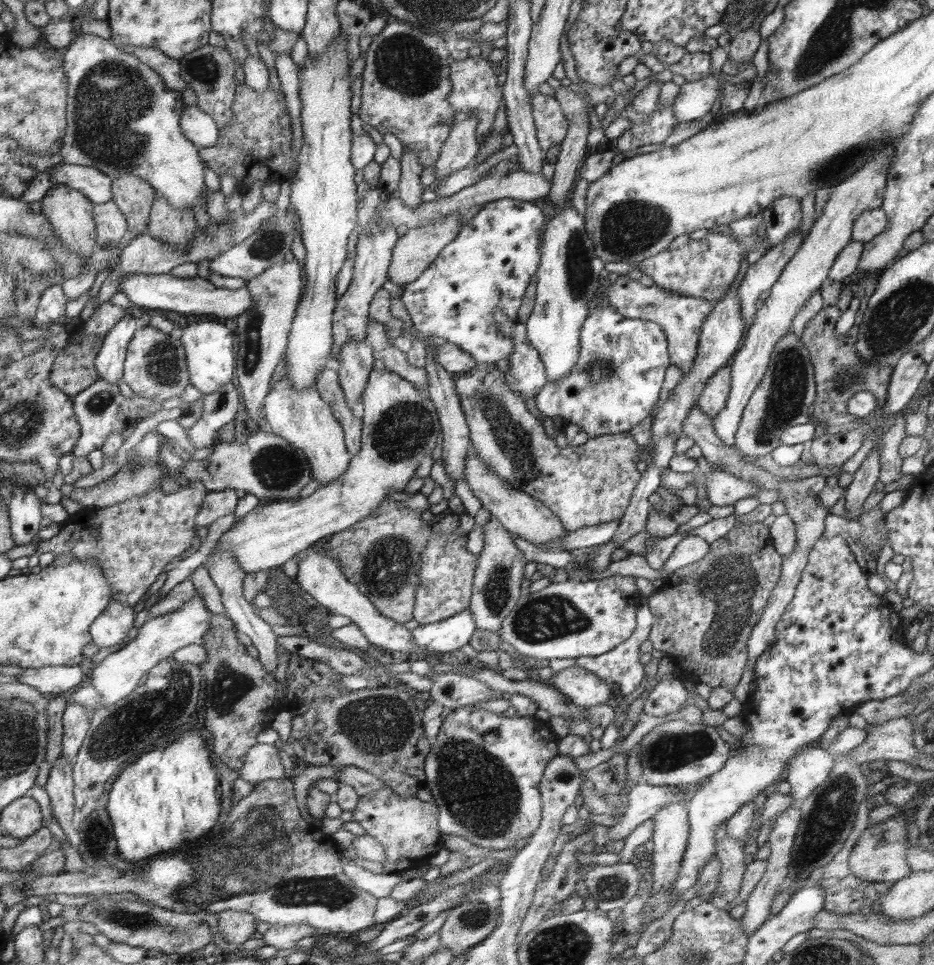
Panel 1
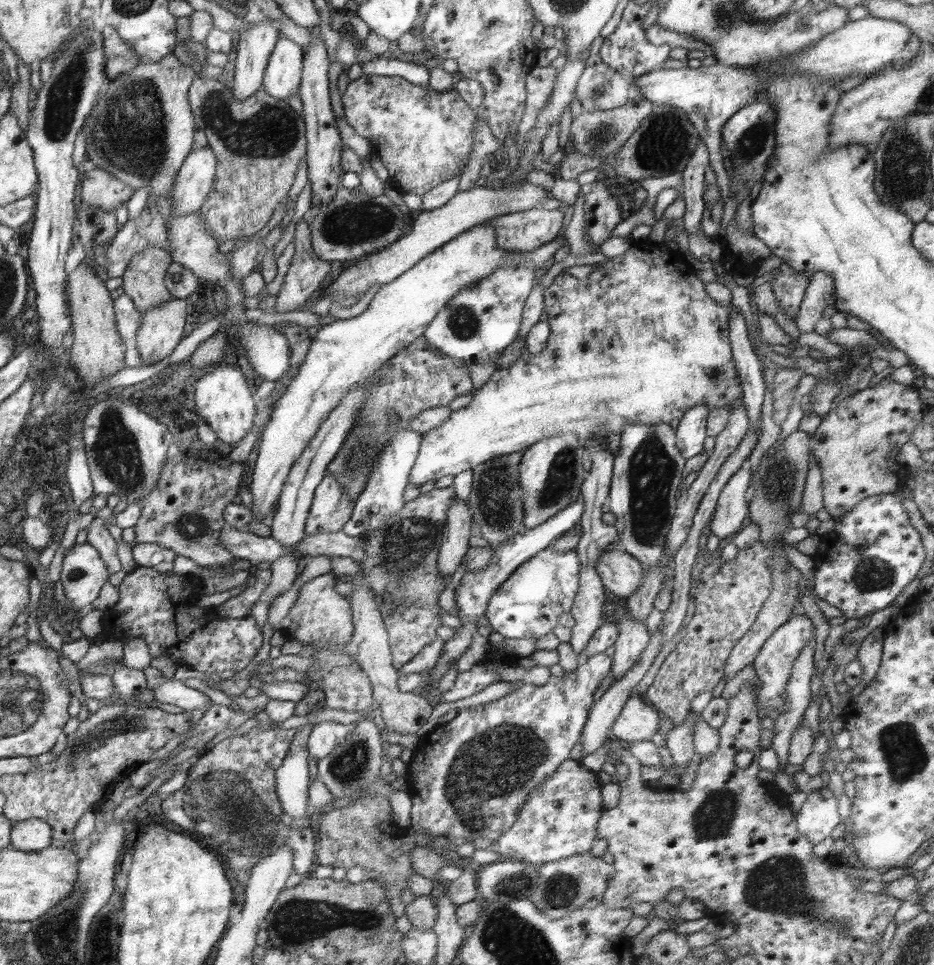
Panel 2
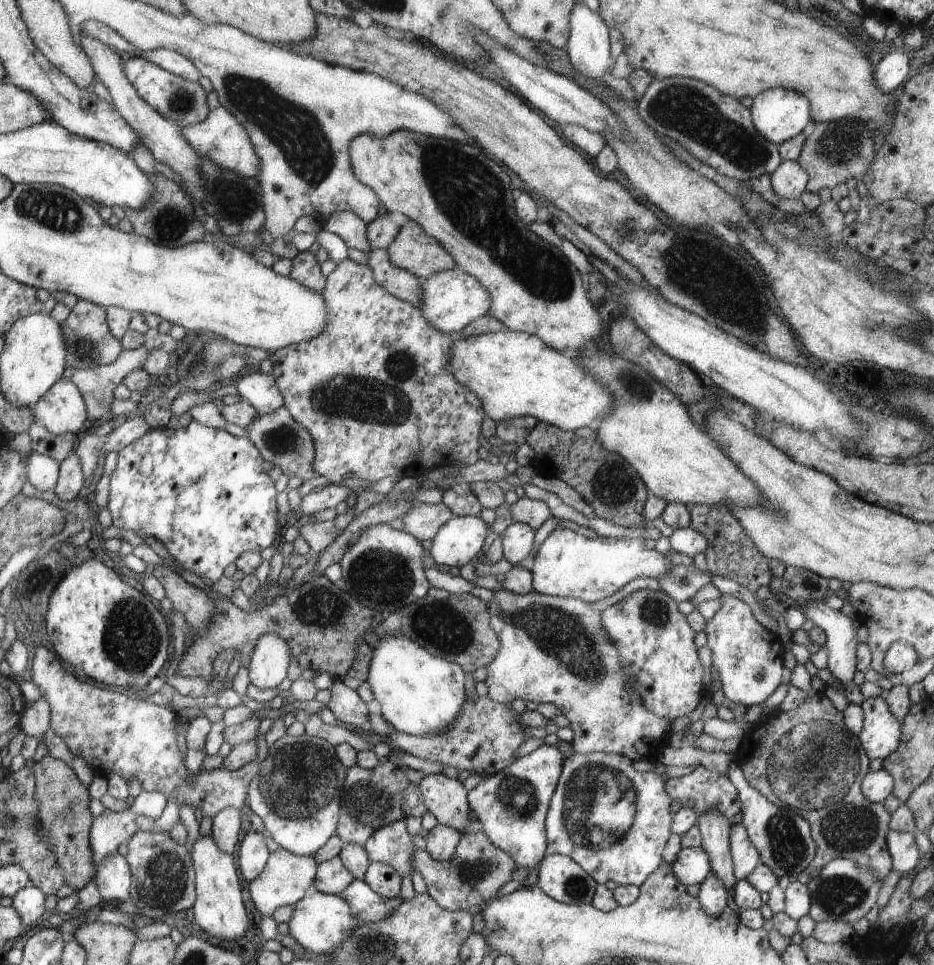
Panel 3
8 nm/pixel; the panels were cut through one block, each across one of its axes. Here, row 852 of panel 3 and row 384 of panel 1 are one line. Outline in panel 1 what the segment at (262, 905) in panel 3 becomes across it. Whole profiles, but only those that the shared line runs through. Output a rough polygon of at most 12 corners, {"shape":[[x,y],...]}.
{"shape":[[269,388],[270,432],[305,453],[320,488],[348,472],[342,426],[317,388]]}

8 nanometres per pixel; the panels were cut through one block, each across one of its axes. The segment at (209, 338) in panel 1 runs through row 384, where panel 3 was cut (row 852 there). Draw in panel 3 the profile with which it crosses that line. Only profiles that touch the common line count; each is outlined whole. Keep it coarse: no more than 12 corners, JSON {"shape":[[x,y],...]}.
{"shape":[[212,834],[190,853],[191,911],[210,936],[248,930],[238,868]]}

